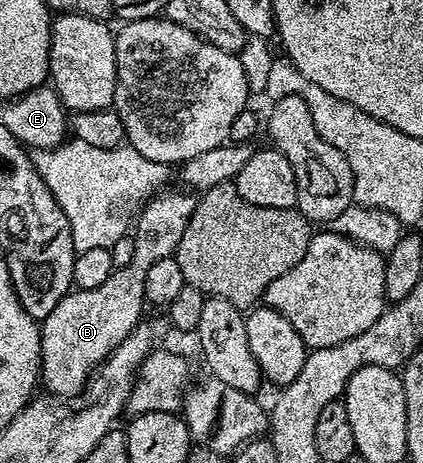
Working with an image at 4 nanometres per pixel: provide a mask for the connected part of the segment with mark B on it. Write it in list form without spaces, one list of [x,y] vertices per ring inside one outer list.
[[[160,192],[142,206],[133,225],[133,259],[129,259],[125,267],[111,273],[101,287],[66,293],[61,303],[42,318],[39,330],[43,360],[41,381],[44,386],[47,384],[48,394],[67,399],[71,397],[70,393],[82,393],[99,366],[144,320],[145,271],[160,259],[174,257],[181,235],[185,235],[185,227],[189,227],[189,219],[195,210],[196,194],[182,192]]]

